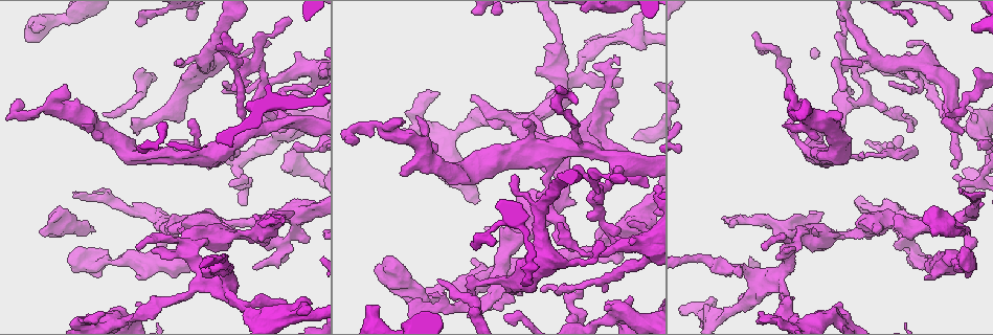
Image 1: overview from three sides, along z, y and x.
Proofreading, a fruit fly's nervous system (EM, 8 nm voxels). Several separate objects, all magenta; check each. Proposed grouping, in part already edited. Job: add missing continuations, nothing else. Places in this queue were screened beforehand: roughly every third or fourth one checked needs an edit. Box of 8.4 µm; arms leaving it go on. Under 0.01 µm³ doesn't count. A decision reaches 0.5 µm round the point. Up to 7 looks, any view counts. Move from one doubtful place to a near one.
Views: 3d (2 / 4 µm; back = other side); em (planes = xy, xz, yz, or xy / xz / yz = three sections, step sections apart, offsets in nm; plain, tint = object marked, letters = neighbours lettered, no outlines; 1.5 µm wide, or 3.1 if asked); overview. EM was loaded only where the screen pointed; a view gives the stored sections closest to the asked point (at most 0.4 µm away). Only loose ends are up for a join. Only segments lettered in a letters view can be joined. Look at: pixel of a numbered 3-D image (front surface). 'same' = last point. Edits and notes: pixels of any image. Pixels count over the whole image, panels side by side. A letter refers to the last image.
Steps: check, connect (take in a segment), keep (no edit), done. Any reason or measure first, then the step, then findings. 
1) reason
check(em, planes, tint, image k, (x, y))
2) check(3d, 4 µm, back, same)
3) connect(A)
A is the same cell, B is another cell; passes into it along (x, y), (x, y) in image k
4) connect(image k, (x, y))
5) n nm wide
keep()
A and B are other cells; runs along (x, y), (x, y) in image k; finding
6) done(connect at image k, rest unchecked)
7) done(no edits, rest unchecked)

an open end
check(3d, 2 µm, image 1, (473, 258))

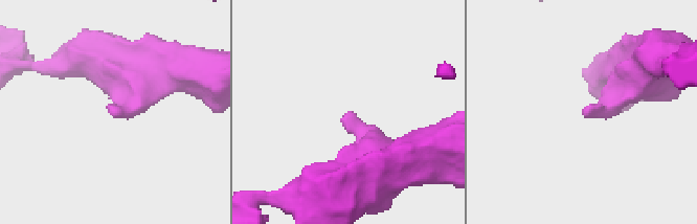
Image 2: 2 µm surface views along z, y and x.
check(em, xy, step 4, letters, image 2, (586, 109))

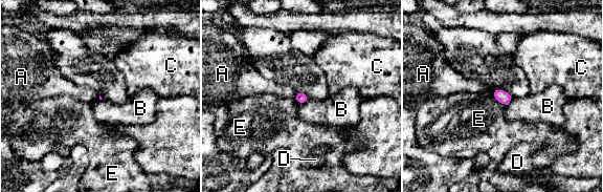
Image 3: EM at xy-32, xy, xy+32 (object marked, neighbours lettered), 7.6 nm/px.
check(em, planes, letters, same)

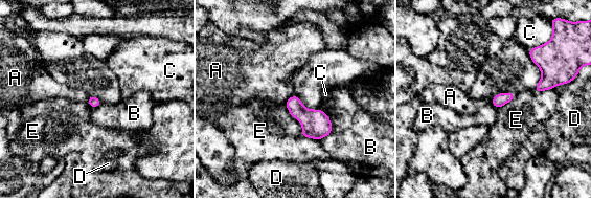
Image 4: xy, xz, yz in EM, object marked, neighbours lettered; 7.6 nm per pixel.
keep()
A, B, C, D and E are other cells; border along (292, 94), (285, 103) in image 4; no lettered segment goes on from it

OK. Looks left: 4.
free end
check(3d, 4 µm, image 1, (379, 267))

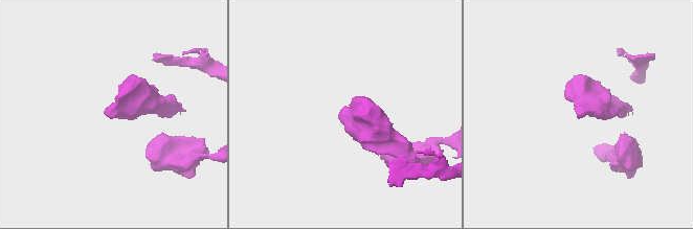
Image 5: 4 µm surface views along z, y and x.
check(em, planes, tint, image 5, (111, 115))

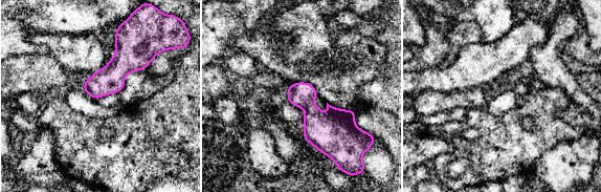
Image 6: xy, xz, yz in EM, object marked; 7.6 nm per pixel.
see the neighbours
check(em, planes, letters, same)

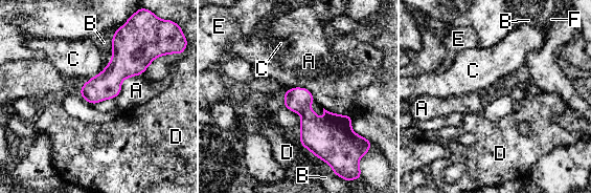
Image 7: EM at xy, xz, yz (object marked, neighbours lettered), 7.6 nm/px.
keep()
A, B, C, D, E and F are other cells; border along (157, 57), (114, 99) in image 7; none of them fits

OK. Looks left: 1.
end of a long branch
check(em, planes, letters, image 1, (367, 306))

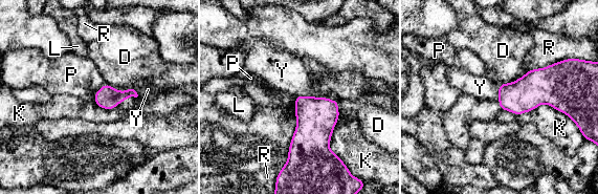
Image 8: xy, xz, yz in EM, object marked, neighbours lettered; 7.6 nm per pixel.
180 nm wide
keep()
D, K, L, P, R and Y are other cells; border along (324, 95), (294, 96) in image 8; none of them fits

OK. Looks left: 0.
done(no edits, rest unchecked)

